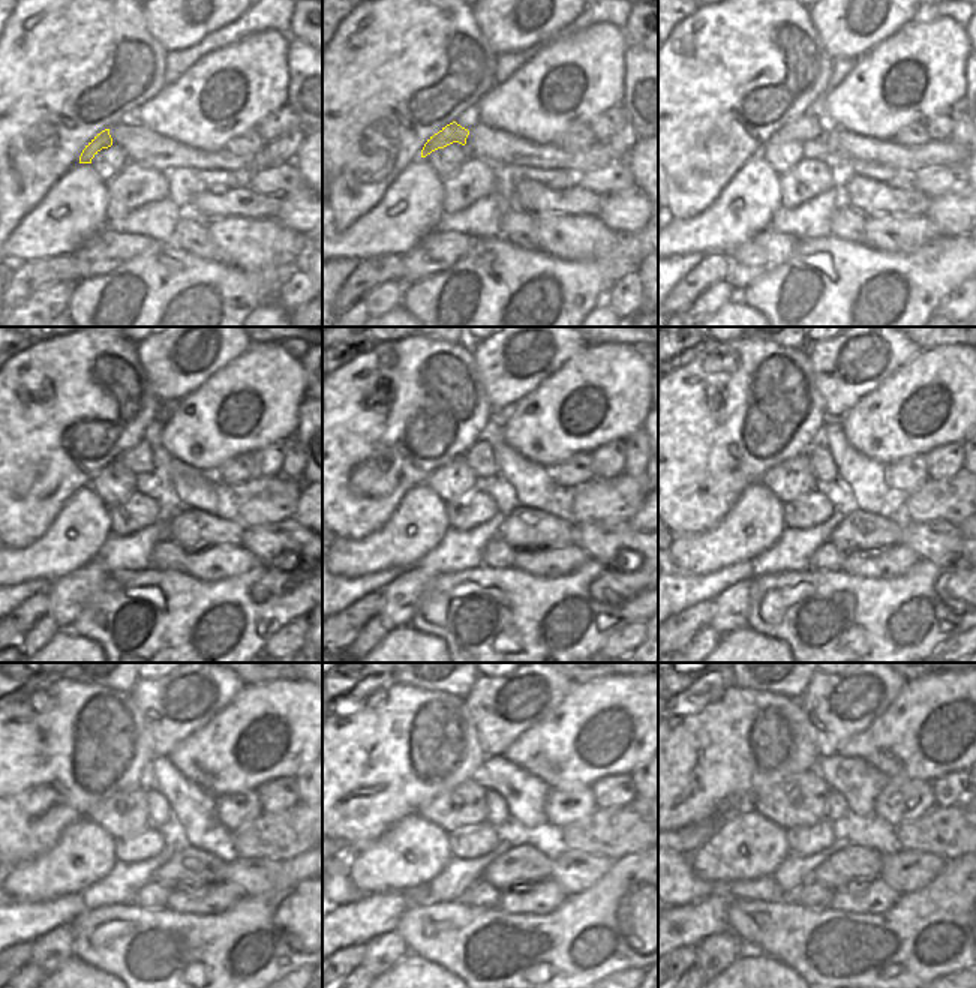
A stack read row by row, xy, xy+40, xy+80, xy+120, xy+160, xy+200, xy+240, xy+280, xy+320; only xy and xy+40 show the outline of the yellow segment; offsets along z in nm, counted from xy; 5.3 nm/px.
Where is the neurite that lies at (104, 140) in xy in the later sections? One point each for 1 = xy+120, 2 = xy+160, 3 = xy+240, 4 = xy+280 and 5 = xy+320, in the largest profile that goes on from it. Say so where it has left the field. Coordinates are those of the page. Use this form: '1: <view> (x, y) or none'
1: xy+120 (140, 459)
2: xy+160 (480, 458)
3: xy+240 (159, 810)
4: xy+280 (498, 811)
5: xy+320 (837, 807)

